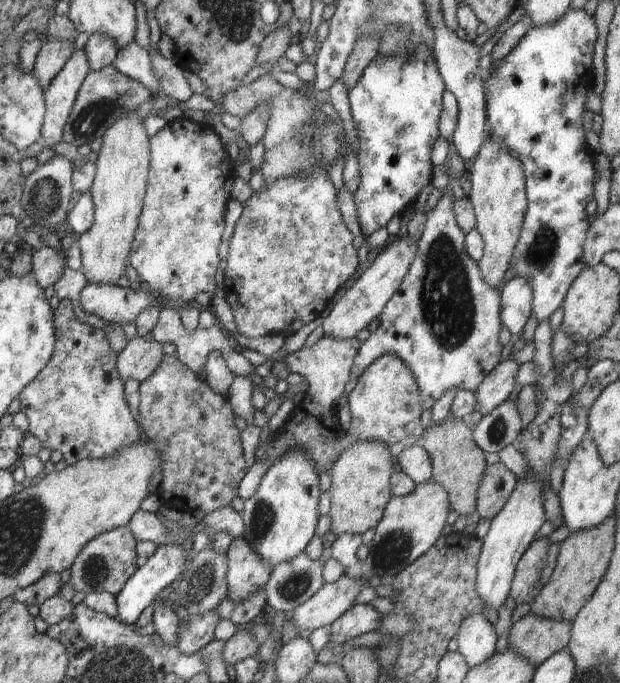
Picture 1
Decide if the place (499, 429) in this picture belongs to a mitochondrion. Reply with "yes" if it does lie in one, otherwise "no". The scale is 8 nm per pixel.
yes

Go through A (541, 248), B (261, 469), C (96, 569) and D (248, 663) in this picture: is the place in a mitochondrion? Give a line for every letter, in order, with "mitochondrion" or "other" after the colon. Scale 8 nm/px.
A: mitochondrion
B: other
C: mitochondrion
D: other

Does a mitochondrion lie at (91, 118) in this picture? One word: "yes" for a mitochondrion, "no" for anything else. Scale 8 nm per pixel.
yes

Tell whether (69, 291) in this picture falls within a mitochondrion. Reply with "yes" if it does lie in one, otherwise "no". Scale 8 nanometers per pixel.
no

